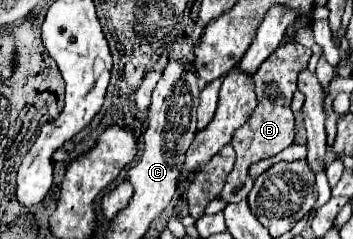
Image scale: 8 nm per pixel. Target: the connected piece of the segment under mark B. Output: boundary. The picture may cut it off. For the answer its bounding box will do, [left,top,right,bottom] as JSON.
[221,41,313,203]

